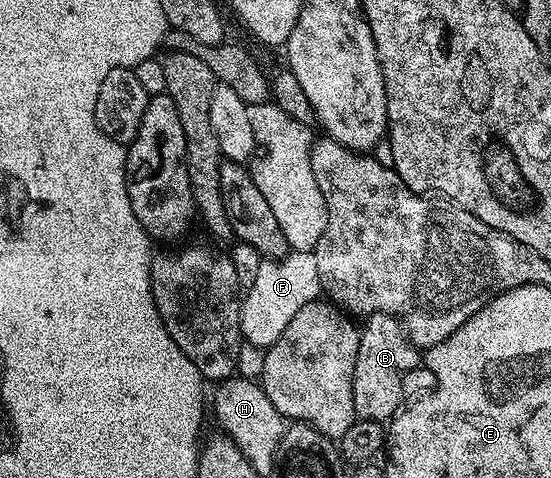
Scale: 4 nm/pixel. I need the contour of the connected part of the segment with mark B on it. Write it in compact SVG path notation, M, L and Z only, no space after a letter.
M377 312L374 316L366 317L359 333L359 349L357 350L357 362L353 370L353 406L355 415L360 420L390 421L396 412L400 411L399 399L403 396L403 379L414 370L420 367L421 352L412 344L407 333L403 331L402 324L394 316L387 316L383 312Z

